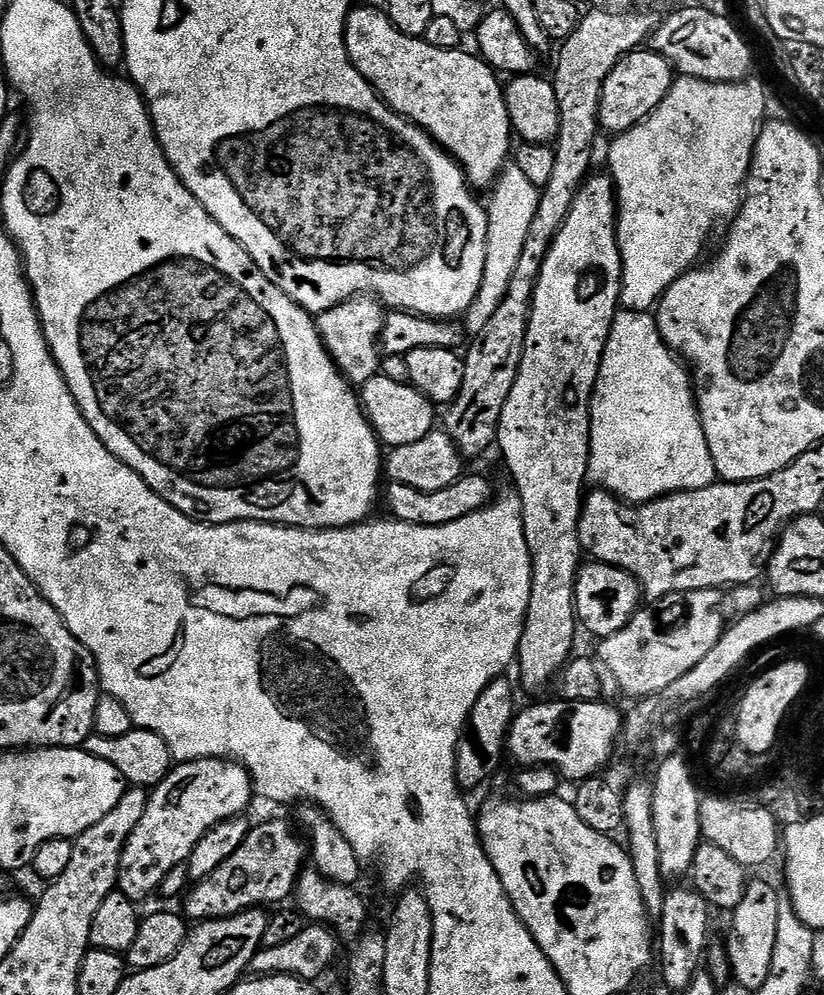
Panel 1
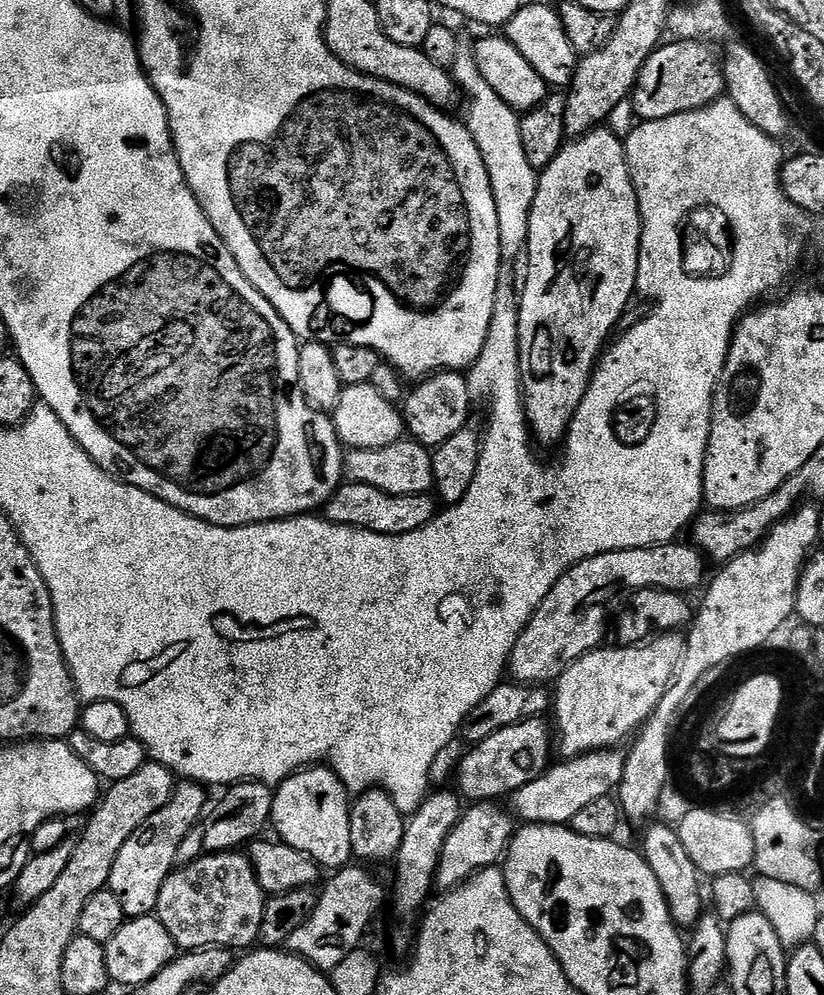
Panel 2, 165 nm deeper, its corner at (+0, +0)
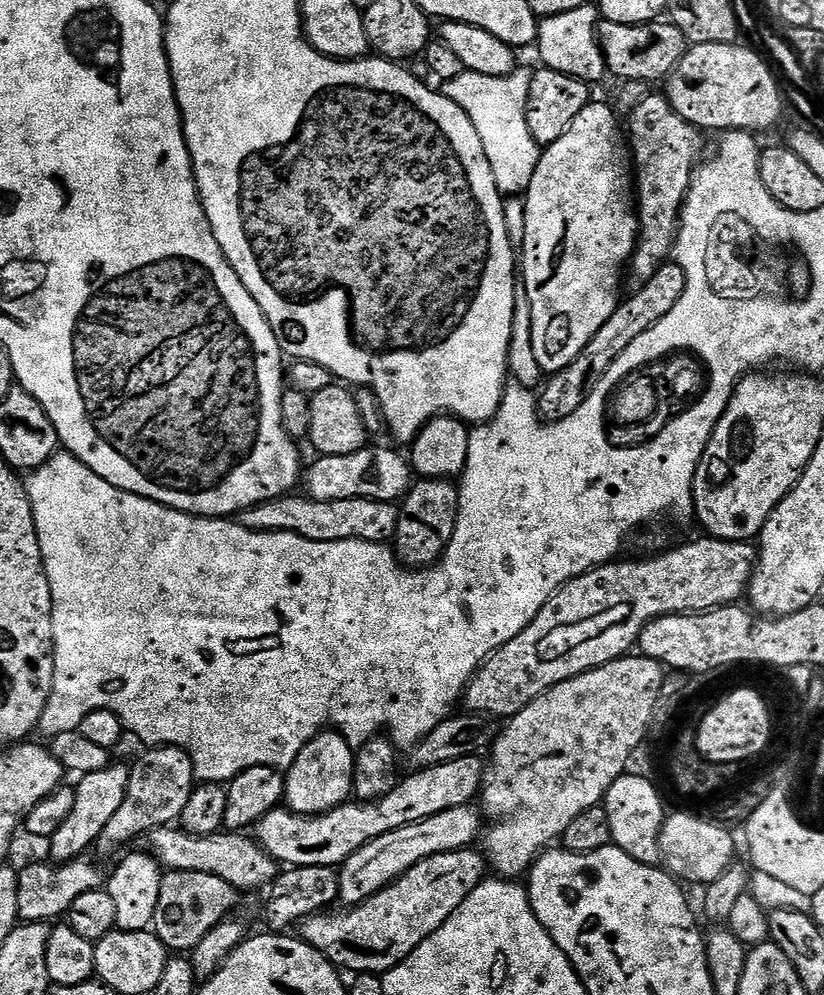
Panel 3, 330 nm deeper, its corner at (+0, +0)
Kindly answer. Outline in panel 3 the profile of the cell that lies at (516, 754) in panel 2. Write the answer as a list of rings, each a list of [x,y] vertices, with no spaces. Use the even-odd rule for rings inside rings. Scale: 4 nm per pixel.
[[[476,754],[463,756],[442,766],[430,766],[421,772],[412,772],[379,800],[345,802],[321,816],[303,816],[297,812],[289,812],[284,806],[275,808],[255,824],[254,839],[281,865],[293,868],[336,868],[344,864],[350,854],[366,846],[370,840],[382,834],[390,834],[390,830],[410,826],[434,814],[442,814],[442,810],[450,810],[454,806],[472,804],[484,782],[486,764],[483,759],[479,760],[480,758]]]

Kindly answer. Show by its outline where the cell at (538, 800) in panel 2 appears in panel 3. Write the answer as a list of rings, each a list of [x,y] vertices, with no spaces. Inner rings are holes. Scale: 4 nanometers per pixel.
[[[463,804],[450,810],[442,810],[442,814],[434,814],[410,826],[390,830],[390,834],[382,834],[370,840],[366,846],[350,854],[350,858],[346,858],[344,864],[339,865],[339,903],[344,903],[344,906],[360,904],[366,898],[381,892],[387,884],[393,884],[403,872],[410,870],[410,866],[422,862],[422,858],[475,845],[482,832],[480,820],[482,821],[481,813],[472,804]]]

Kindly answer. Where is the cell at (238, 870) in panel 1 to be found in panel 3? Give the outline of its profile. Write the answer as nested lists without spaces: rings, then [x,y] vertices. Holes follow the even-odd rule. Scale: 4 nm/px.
[[[165,871],[162,878],[162,890],[158,890],[158,906],[154,910],[151,931],[156,933],[156,937],[163,942],[164,947],[176,954],[191,953],[194,946],[214,926],[218,926],[227,916],[233,915],[237,911],[236,902],[240,899],[239,893],[230,882],[222,882],[222,878],[214,878],[214,874],[202,874],[201,872],[170,872]]]

